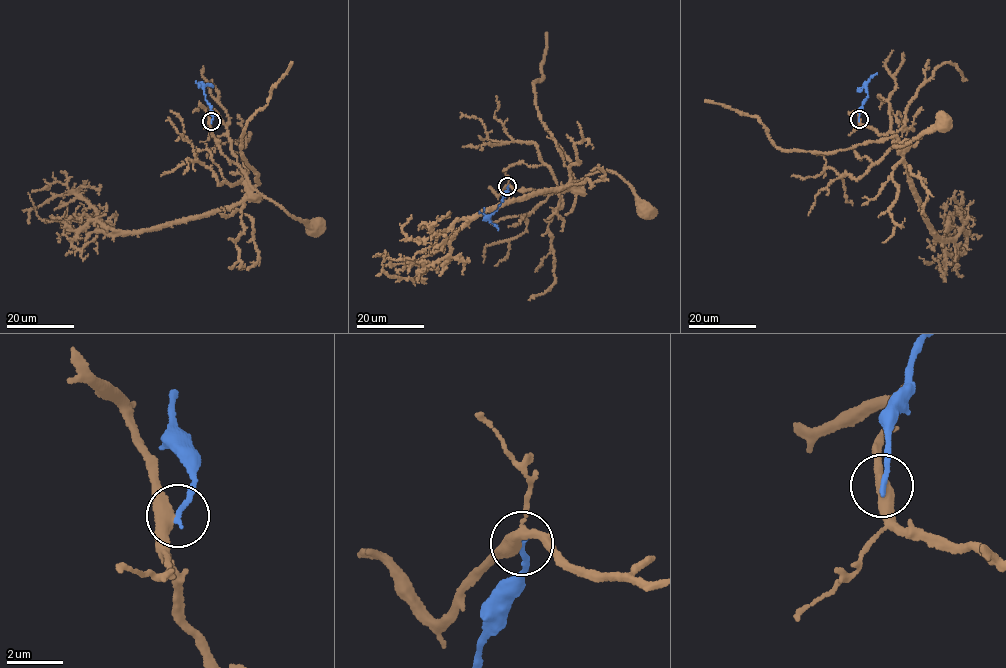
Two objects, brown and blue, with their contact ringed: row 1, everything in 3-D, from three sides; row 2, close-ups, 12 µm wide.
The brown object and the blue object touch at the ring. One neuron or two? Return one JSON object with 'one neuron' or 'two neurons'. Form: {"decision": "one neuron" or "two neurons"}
{"decision": "two neurons"}

